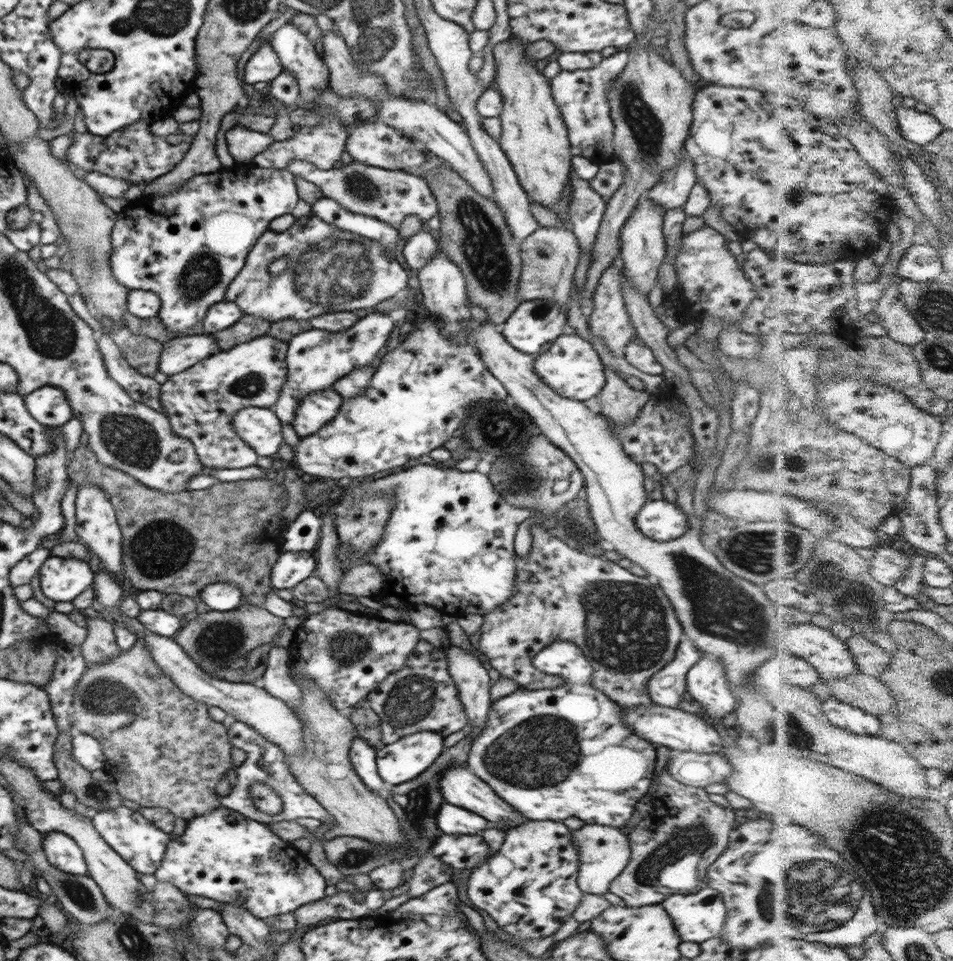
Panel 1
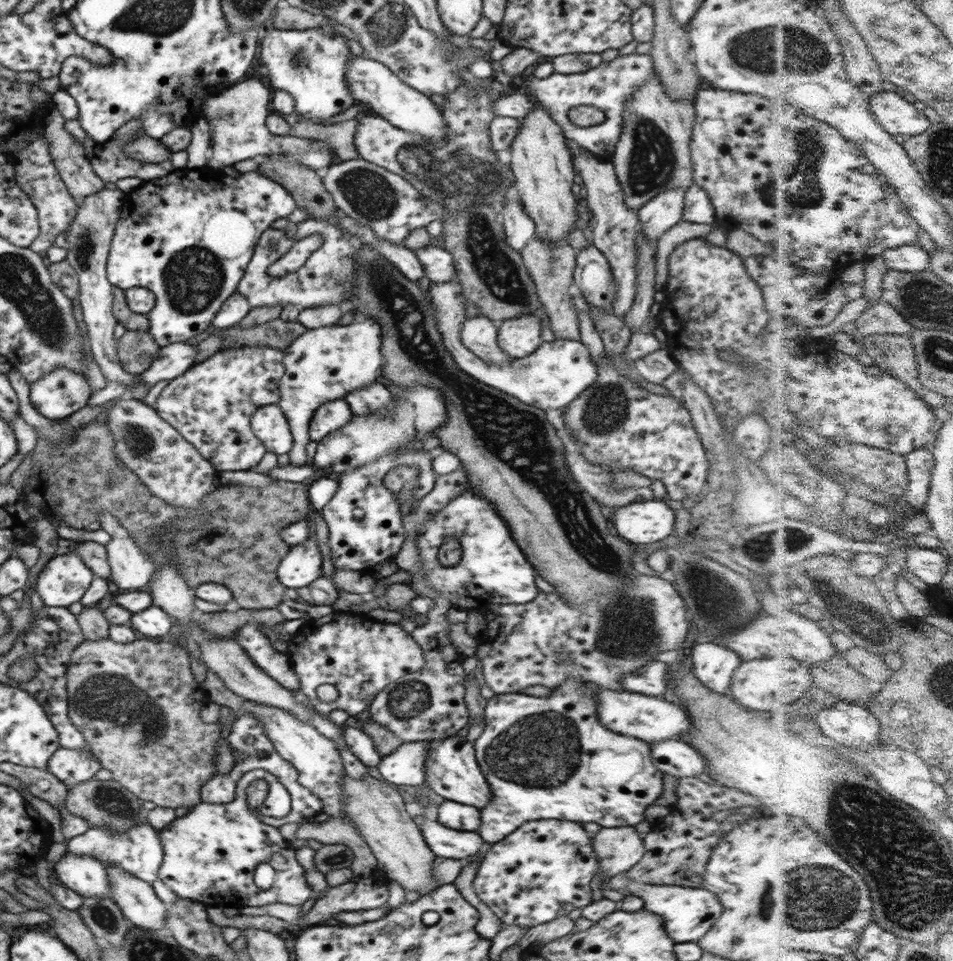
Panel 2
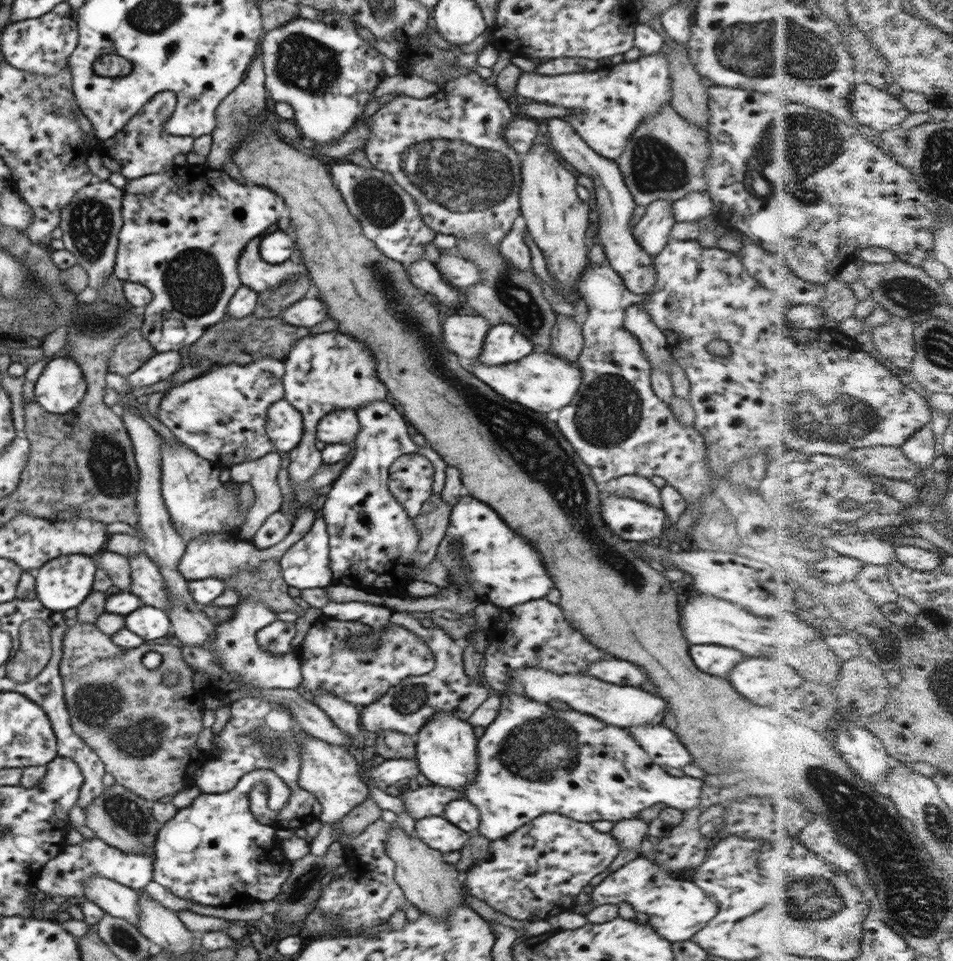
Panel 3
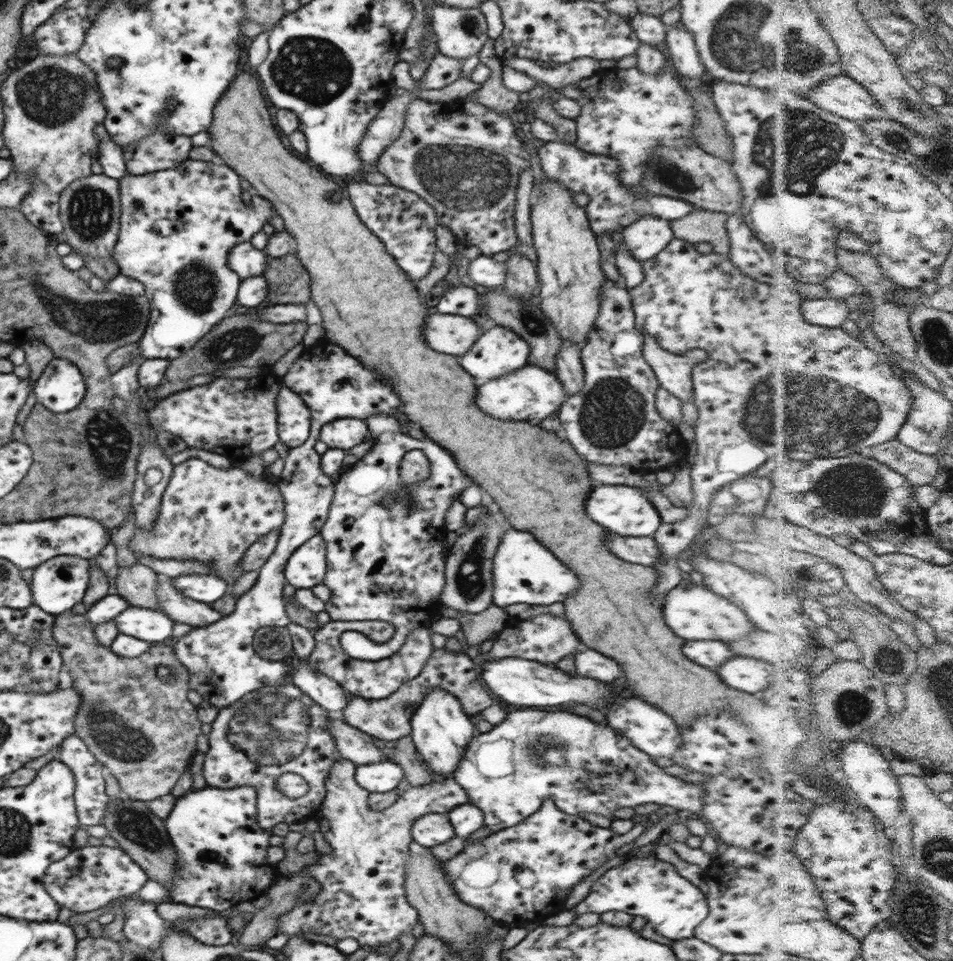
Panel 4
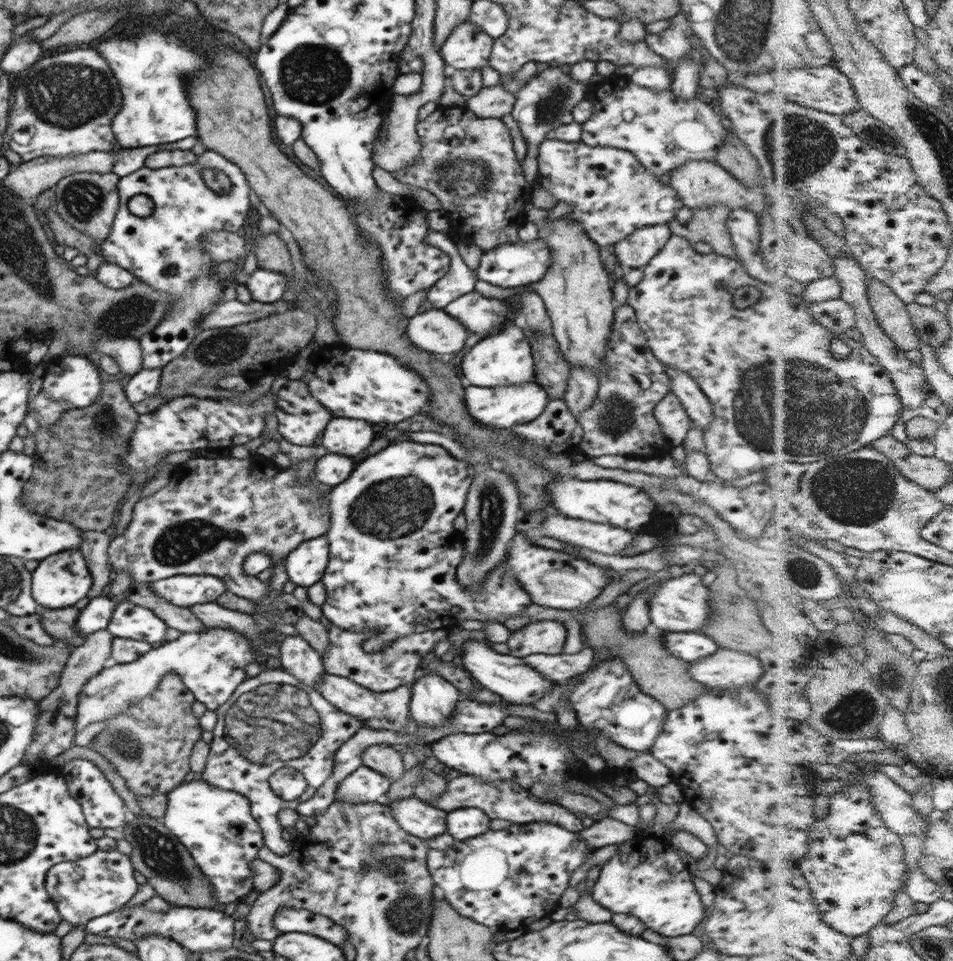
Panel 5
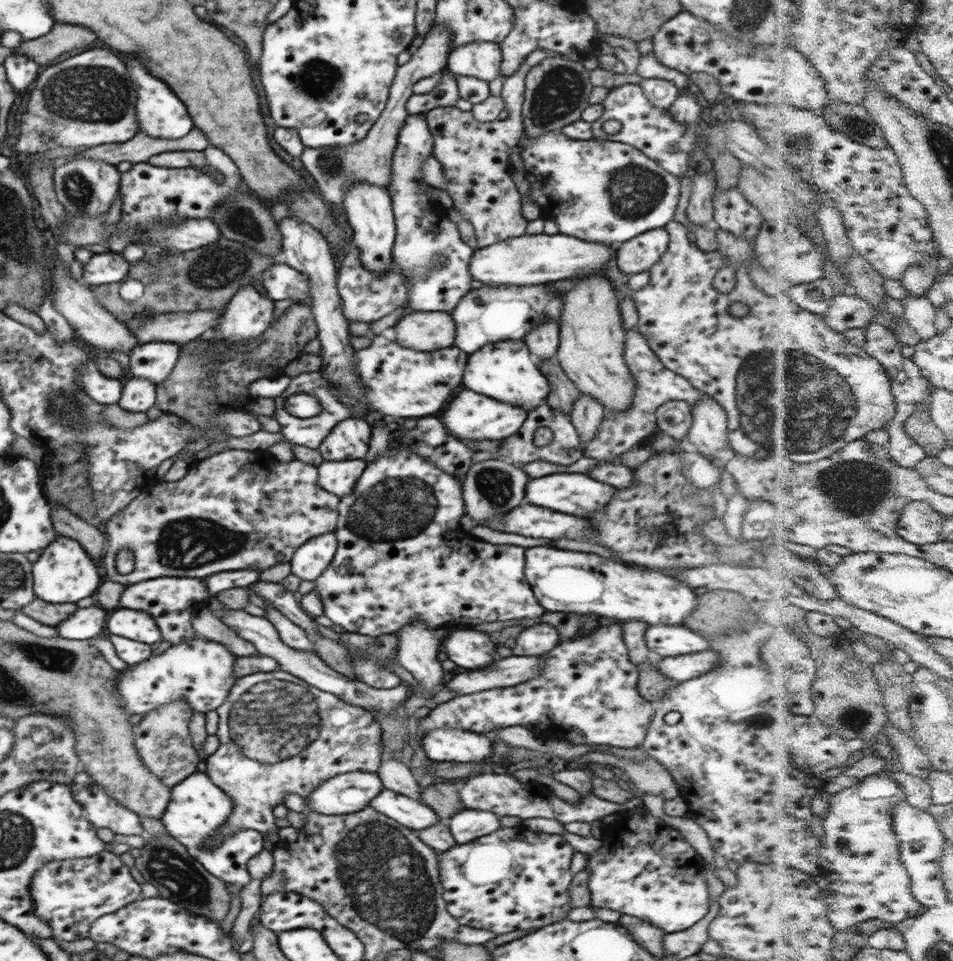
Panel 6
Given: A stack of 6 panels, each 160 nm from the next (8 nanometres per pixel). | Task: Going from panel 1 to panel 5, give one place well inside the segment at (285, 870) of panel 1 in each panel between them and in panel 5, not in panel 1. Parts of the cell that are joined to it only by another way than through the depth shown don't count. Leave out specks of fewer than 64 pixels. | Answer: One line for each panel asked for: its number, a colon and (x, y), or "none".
2: (209, 855)
3: (214, 852)
4: (221, 849)
5: (216, 826)

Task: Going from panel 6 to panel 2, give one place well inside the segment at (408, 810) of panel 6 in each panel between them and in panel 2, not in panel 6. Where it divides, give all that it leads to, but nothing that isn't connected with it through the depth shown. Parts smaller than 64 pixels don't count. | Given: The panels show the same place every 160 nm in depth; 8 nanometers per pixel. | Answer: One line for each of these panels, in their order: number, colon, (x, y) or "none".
2: (443, 841)
3: (439, 834)
4: (433, 829)
5: (418, 818)

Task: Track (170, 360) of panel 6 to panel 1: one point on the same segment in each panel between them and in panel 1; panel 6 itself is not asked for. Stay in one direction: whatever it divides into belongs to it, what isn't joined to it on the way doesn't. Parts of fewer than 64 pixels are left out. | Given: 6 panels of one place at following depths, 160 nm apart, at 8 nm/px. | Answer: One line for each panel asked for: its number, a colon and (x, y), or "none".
1: (186, 247)
2: (187, 237)
3: (184, 230)
4: (177, 227)
5: (164, 250)

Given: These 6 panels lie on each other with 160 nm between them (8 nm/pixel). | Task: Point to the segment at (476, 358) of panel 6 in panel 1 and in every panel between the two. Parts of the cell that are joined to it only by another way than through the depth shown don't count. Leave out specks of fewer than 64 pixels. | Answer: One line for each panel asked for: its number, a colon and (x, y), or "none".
1: (535, 322)
2: (518, 337)
3: (503, 343)
4: (499, 350)
5: (504, 359)

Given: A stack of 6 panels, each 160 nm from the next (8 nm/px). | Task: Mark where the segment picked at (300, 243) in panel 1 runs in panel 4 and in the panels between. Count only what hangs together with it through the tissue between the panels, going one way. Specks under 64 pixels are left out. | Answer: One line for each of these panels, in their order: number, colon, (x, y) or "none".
2: (327, 277)
3: (255, 273)
4: (245, 260)

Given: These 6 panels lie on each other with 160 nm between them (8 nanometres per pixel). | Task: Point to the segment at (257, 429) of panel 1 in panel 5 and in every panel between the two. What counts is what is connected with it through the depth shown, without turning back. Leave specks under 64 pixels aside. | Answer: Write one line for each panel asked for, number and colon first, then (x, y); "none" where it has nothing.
2: (268, 423)
3: (284, 427)
4: (294, 418)
5: (302, 419)

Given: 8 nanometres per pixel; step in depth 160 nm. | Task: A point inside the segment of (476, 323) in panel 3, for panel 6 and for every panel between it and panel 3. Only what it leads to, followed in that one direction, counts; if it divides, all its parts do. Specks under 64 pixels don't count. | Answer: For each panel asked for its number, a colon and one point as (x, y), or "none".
4: (452, 334)
5: (432, 330)
6: (424, 331)

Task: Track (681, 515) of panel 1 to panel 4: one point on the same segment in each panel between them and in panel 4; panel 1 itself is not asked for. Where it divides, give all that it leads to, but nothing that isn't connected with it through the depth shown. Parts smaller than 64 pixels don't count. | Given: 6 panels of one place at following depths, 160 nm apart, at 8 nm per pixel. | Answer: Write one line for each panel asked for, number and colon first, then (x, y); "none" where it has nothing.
2: (642, 522)
3: (635, 521)
4: (624, 510)

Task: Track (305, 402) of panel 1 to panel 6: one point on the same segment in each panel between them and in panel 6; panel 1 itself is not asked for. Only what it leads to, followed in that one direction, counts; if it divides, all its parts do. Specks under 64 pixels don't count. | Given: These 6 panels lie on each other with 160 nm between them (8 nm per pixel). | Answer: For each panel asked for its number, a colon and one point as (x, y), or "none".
2: (328, 417)
3: (339, 427)
4: (344, 434)
5: (348, 437)
6: (349, 440)

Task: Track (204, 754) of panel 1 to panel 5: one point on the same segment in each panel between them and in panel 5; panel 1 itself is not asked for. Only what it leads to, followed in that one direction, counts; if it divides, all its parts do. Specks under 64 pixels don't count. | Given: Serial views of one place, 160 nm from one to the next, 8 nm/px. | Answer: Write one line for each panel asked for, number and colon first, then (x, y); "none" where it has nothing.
2: (137, 705)
3: (145, 732)
4: (142, 730)
5: (149, 745)

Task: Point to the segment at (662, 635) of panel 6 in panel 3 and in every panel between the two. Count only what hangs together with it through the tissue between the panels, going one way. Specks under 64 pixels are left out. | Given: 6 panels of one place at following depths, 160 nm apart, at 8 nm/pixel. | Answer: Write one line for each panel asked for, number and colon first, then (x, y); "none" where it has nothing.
3: (715, 660)
4: (707, 653)
5: (689, 646)

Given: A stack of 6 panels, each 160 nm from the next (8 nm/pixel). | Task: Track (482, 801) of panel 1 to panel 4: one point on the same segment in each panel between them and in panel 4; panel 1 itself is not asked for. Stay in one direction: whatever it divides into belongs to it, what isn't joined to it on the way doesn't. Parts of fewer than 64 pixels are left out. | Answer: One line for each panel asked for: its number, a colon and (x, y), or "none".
2: (453, 773)
3: (446, 750)
4: (440, 730)

